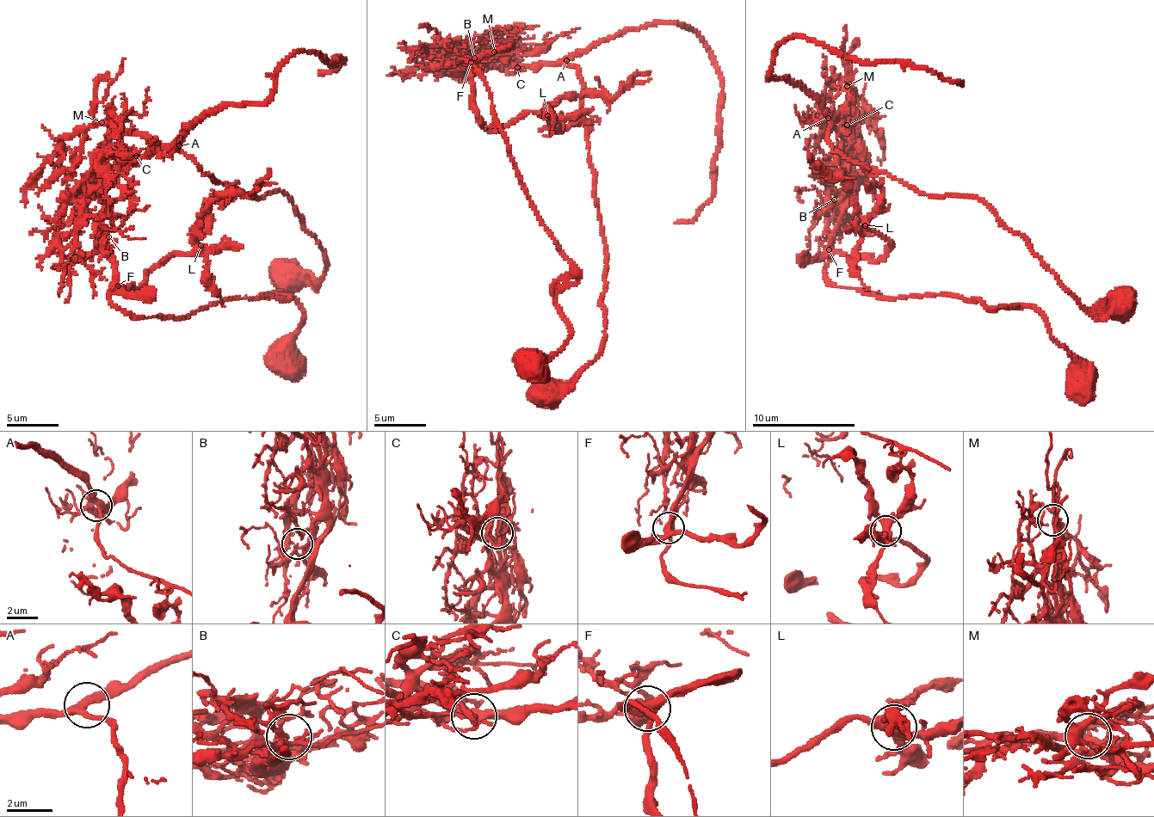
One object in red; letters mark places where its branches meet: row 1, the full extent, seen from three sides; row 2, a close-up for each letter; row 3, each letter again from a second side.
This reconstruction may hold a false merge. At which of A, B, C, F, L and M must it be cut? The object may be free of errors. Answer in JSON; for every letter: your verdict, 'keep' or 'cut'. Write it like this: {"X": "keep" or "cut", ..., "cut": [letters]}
{"A": "keep", "B": "keep", "C": "cut", "F": "keep", "L": "keep", "M": "keep", "cut": ["C"]}

